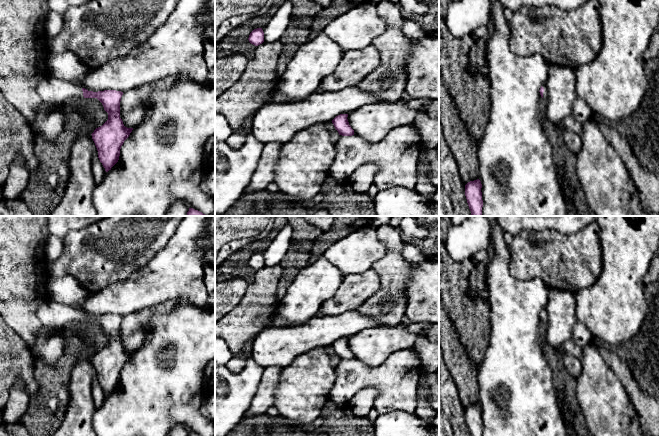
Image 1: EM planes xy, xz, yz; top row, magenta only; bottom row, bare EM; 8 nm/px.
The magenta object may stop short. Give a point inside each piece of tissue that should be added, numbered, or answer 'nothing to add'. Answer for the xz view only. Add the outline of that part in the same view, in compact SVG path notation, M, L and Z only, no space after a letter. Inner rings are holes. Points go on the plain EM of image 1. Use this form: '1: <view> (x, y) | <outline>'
nothing to add

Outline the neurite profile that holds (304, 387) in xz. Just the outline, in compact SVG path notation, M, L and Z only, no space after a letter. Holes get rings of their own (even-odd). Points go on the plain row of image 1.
M325 347L312 349L297 356L292 363L283 368L277 389L275 391L274 407L278 415L296 421L298 424L306 425L315 421L321 416L322 409L330 401L330 393L336 381L336 367L332 365L331 358Z

